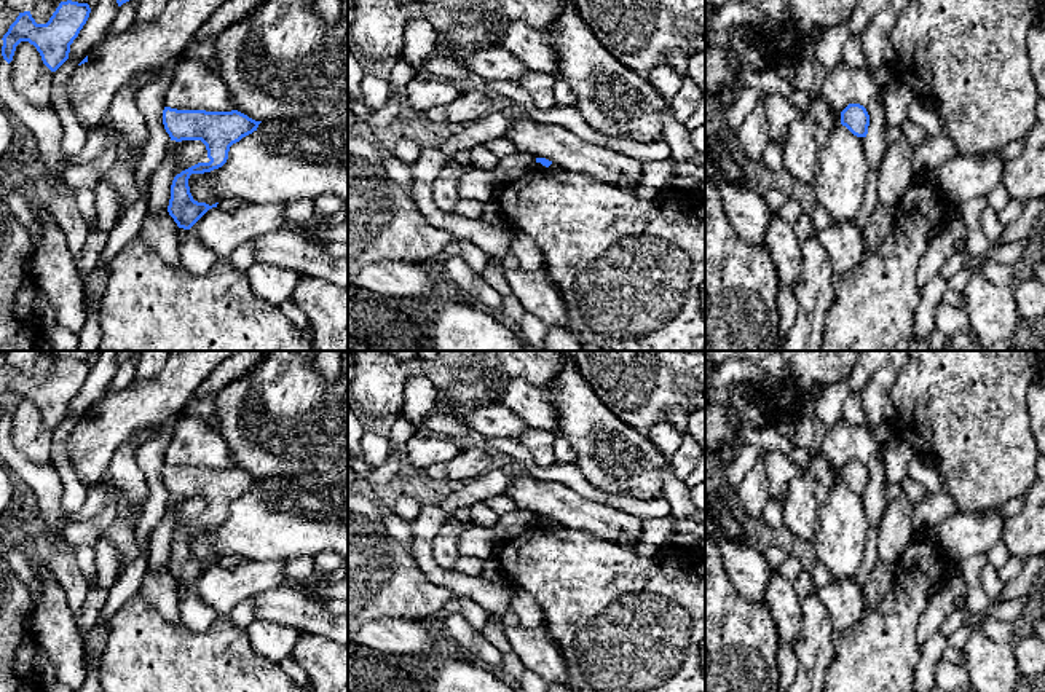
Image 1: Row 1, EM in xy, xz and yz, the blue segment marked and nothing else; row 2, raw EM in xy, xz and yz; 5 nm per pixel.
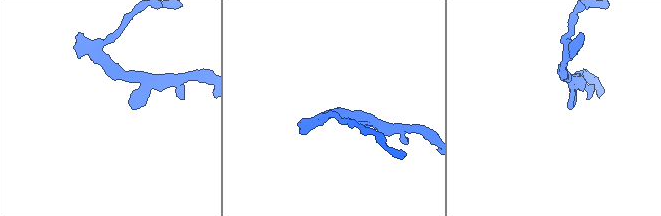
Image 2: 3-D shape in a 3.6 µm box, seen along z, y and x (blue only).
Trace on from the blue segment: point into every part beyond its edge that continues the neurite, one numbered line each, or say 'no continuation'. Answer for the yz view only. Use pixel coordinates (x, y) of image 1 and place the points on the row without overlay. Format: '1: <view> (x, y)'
no continuation

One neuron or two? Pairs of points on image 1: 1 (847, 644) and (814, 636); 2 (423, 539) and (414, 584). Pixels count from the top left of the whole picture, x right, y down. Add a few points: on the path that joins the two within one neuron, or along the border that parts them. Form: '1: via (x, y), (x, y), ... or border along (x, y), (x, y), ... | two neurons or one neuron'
1: border along (838, 635), (835, 657), (827, 675) | two neurons
2: border along (410, 552), (431, 581), (447, 587) | two neurons

